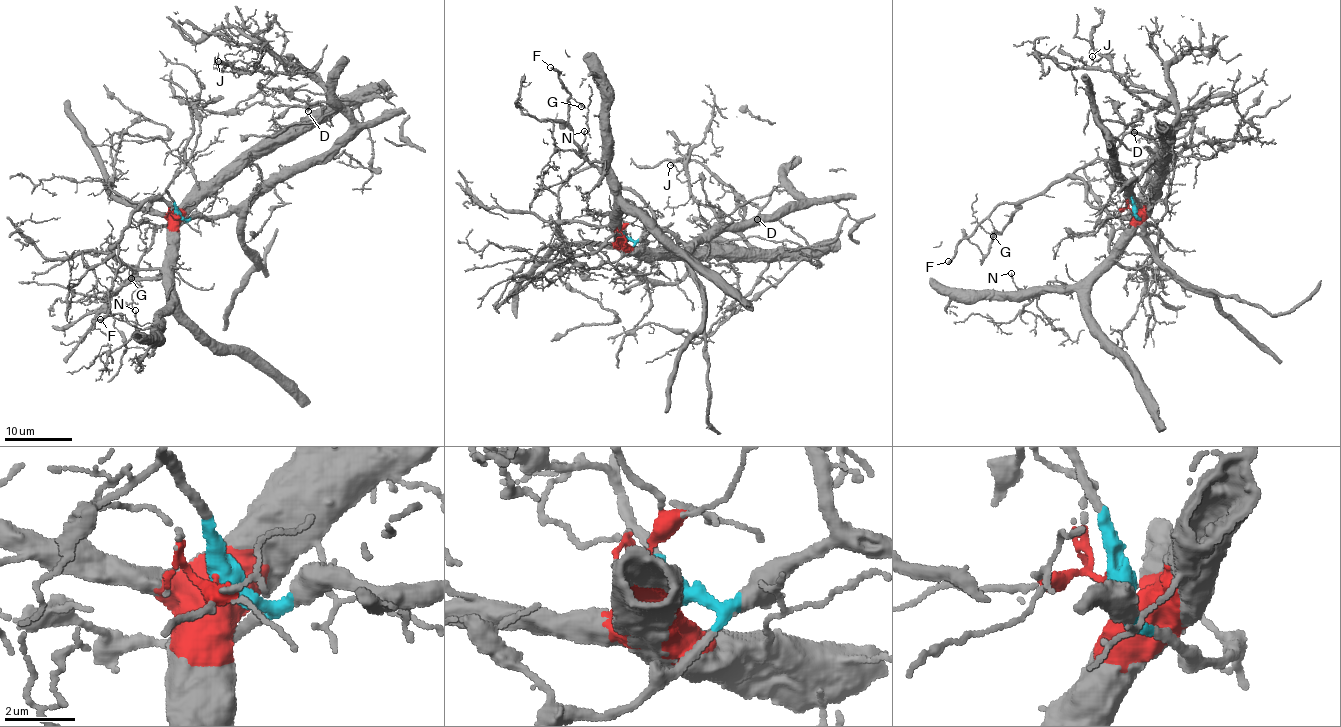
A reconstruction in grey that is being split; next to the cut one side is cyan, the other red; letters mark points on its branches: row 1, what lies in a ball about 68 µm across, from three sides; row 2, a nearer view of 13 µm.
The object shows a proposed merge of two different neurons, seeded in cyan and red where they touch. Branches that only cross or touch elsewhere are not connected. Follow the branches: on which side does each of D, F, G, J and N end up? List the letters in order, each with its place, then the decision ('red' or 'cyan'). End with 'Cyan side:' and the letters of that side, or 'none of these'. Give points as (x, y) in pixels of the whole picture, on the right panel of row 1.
D: (1134, 132) | cyan
F: (948, 261) | cyan
G: (993, 236) | cyan
J: (1092, 56) | red
N: (1011, 273) | red
Cyan side: D, F, G

